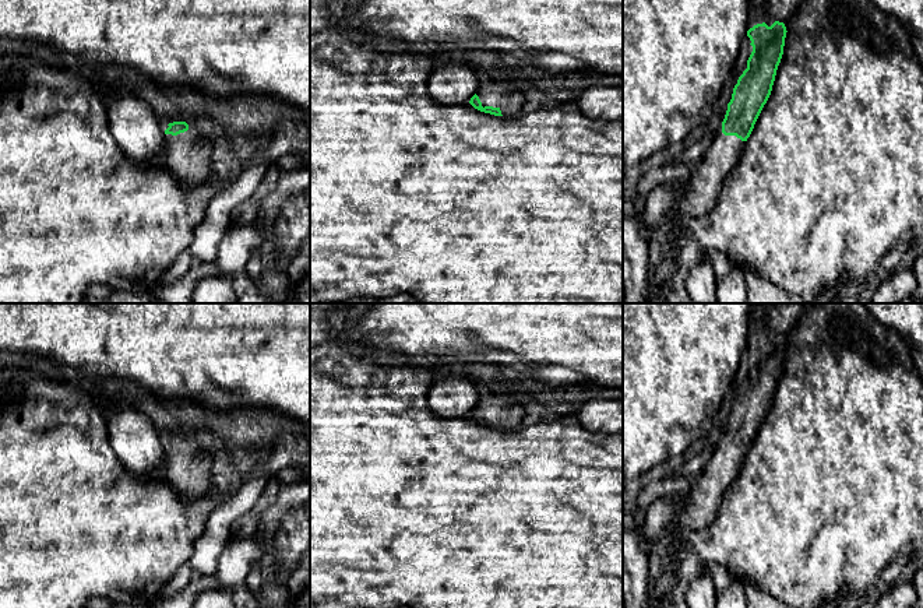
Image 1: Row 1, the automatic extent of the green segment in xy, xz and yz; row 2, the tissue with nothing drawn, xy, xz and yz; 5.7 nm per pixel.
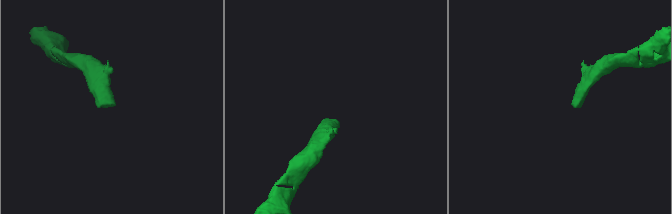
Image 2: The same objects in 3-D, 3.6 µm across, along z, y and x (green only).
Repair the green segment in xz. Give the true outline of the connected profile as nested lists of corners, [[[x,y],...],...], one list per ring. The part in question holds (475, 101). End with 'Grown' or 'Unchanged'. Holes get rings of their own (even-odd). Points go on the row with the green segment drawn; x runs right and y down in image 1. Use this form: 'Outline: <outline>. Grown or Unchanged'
Outline: [[[482,81],[469,103],[494,116],[519,116],[525,108],[525,88],[511,81]]]. Grown

